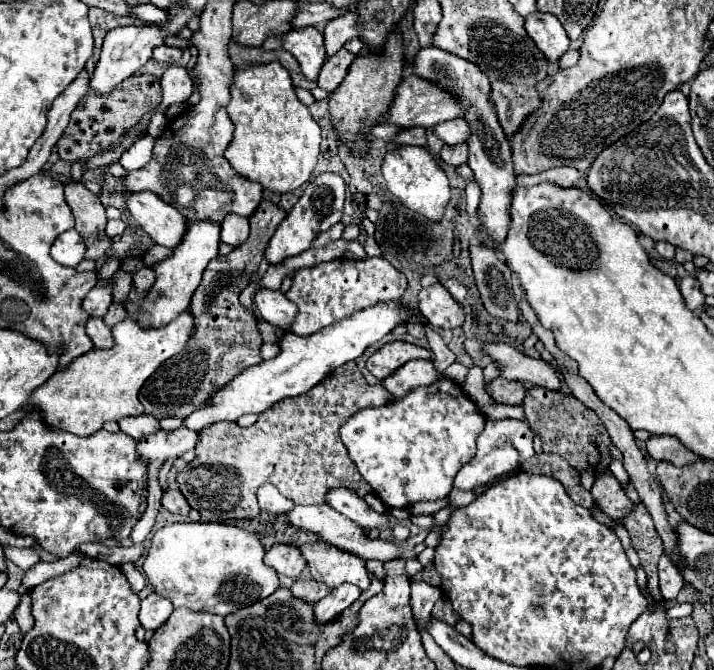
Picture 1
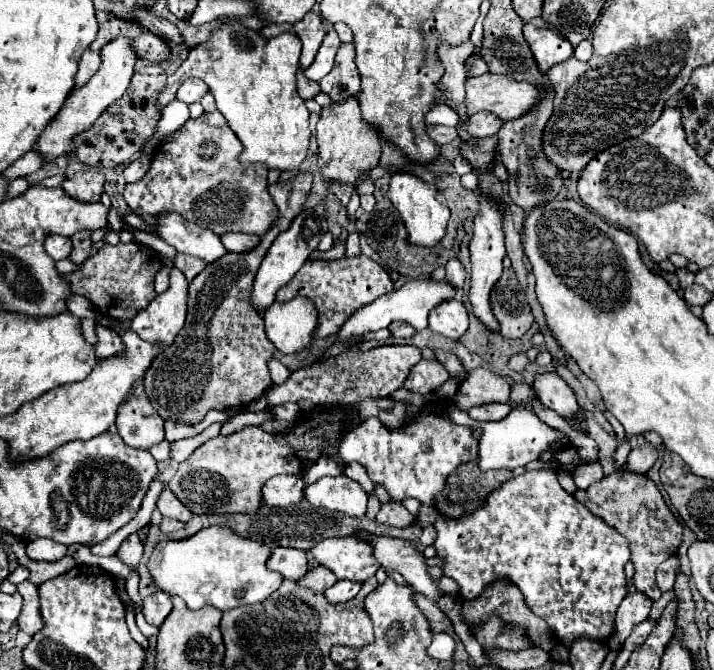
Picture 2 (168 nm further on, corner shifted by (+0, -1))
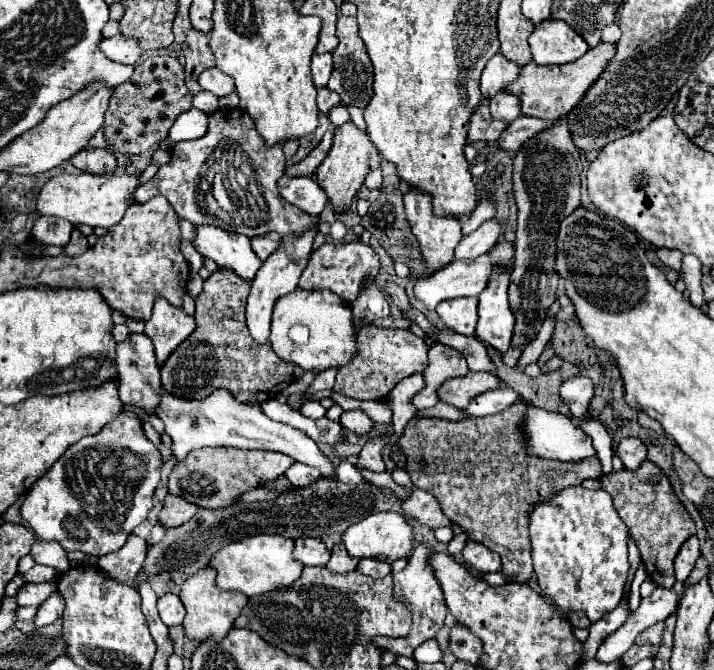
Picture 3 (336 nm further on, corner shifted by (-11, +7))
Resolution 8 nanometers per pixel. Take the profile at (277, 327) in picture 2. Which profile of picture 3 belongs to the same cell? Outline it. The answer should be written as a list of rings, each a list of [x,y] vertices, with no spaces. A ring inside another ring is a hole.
[[[297,288],[295,292],[279,298],[275,304],[269,342],[279,358],[305,370],[321,372],[331,366],[341,368],[355,356],[357,350],[351,306],[341,302],[341,298],[329,290]]]

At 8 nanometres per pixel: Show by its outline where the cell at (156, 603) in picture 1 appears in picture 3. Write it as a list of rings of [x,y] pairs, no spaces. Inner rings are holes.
[[[165,594],[165,596],[161,596],[159,602],[157,602],[157,610],[159,610],[161,620],[167,626],[177,626],[185,618],[185,608],[183,608],[183,602],[179,600],[177,594]]]

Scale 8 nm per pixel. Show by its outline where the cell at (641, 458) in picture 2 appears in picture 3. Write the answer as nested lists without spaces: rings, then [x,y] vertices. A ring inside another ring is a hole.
[[[623,438],[615,452],[621,456],[627,470],[637,470],[647,460],[647,446],[639,438]]]

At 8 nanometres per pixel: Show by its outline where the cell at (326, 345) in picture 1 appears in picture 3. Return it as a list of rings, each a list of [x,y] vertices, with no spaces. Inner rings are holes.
[[[499,242],[489,254],[483,254],[475,260],[453,260],[443,270],[437,270],[435,274],[427,274],[415,282],[415,286],[413,286],[415,300],[419,300],[427,310],[435,310],[437,304],[443,300],[451,300],[451,298],[459,298],[459,296],[479,296],[481,290],[487,286],[491,268],[495,264],[509,266],[511,258],[513,258],[513,246],[509,242]]]

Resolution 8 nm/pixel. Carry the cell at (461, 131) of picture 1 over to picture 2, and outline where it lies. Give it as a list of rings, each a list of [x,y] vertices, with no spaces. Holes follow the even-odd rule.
[[[478,112],[470,118],[468,132],[476,138],[486,138],[486,136],[494,136],[502,124],[504,122],[498,116],[494,116],[490,112]]]

